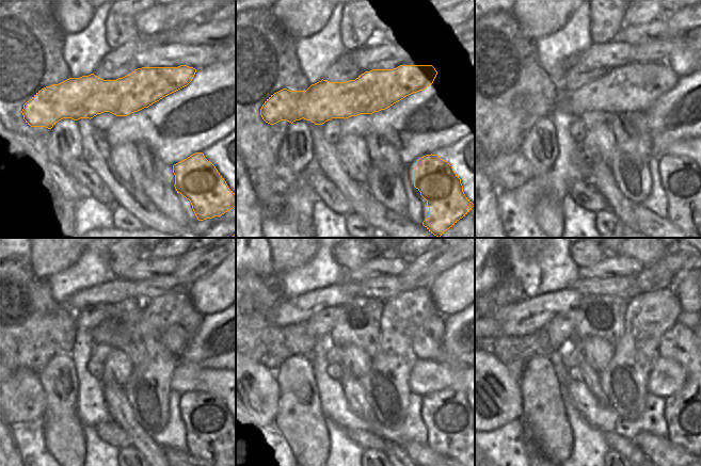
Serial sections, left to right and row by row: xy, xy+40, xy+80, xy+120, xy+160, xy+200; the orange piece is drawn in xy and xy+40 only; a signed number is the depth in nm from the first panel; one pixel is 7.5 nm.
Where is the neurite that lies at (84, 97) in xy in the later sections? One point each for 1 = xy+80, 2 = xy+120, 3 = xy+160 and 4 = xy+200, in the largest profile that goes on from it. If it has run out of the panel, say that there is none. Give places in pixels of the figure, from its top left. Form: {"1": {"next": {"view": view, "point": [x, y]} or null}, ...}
{"1": {"next": {"view": "xy+80", "point": [618, 91]}}, "2": {"next": {"view": "xy+120", "point": [176, 337]}}, "3": {"next": {"view": "xy+160", "point": [427, 342]}}, "4": {"next": {"view": "xy+200", "point": [691, 417]}}}

